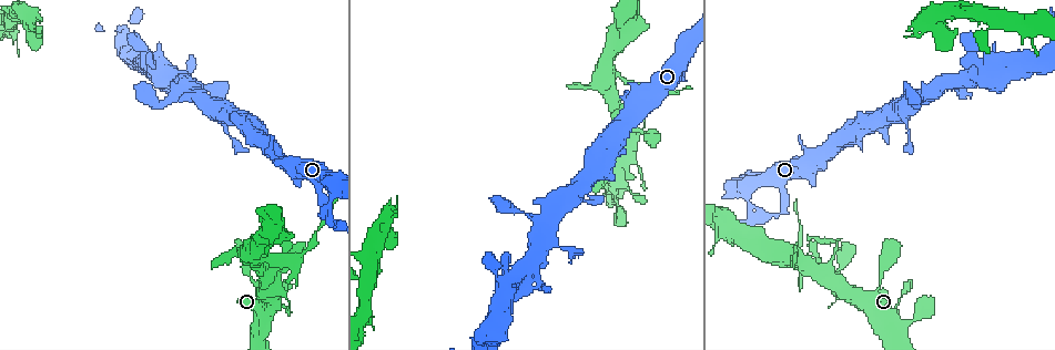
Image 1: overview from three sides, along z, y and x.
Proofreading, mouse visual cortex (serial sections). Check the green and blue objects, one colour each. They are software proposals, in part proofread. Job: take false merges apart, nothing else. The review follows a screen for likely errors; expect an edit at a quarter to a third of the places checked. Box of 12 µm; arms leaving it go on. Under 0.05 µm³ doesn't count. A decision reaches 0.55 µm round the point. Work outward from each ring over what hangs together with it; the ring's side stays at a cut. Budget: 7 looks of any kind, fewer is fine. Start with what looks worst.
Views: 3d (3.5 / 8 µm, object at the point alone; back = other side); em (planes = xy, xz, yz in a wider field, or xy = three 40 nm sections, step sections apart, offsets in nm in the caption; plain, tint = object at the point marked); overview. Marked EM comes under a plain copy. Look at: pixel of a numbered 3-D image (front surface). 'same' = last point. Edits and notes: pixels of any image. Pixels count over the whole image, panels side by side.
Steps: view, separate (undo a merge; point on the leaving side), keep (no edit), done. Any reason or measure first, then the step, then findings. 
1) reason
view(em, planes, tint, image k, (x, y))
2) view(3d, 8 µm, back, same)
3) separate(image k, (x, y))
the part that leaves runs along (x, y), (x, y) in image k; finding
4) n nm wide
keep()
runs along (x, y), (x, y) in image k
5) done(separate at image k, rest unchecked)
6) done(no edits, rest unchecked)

abrupt turn
view(3d, 3.5 µm, back, image 1, (330, 205))

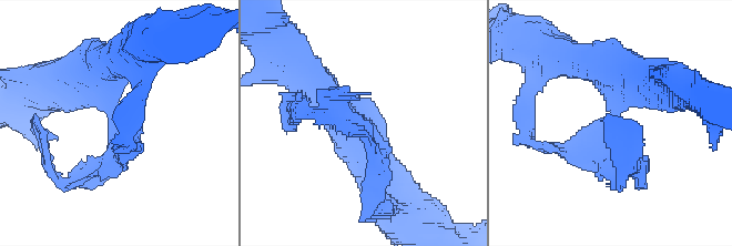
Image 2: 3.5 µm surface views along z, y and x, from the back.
need the tissue
view(em, planes, tint, image 2, (364, 122))

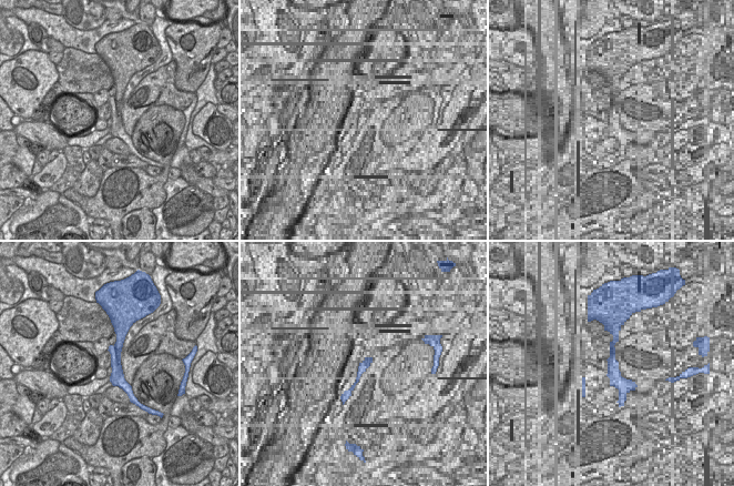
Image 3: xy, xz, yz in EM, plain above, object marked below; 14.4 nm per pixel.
keep()
runs along (581, 59), (638, 167) in image 2; continuous, no second cell

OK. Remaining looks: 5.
branch point
view(3d, 8 µm, image 1, (780, 263))

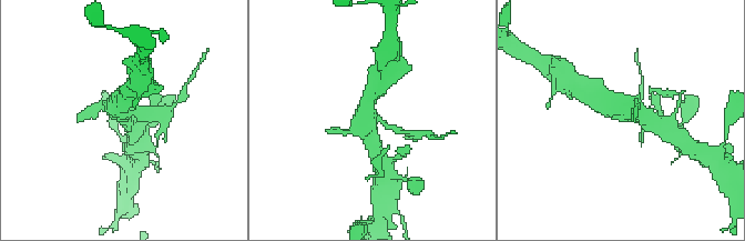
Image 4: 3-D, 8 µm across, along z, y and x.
zoom in
view(3d, 3.5 µm, image 4, (127, 114))

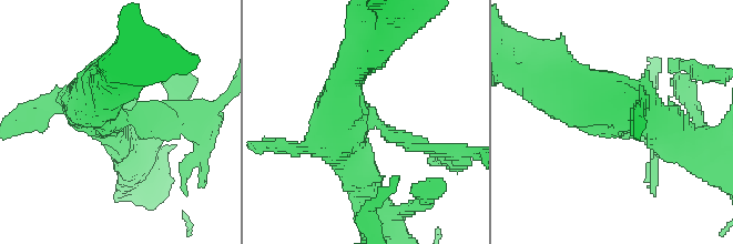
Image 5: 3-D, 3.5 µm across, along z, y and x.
shape alone is not enough
view(em, planes, tint, image 5, (361, 117))

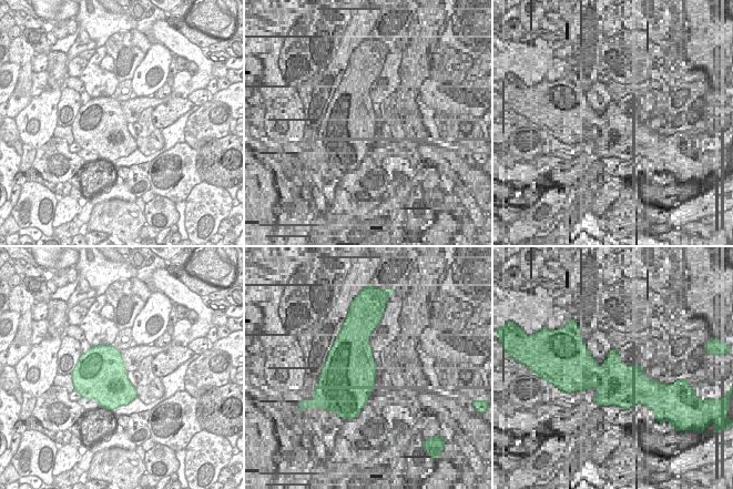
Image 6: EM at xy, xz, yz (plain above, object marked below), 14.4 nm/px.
separate(image 5, (409, 142))
the part that leaves runs along (380, 125), (435, 151), (472, 151) in image 5; a second cell is stuck on

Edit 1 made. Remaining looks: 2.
done(separate at image 5, rest unchecked)

